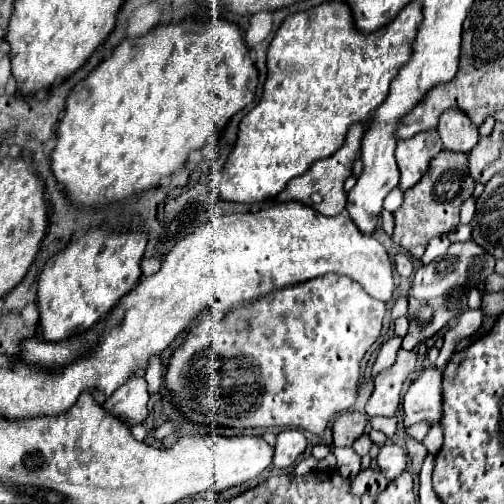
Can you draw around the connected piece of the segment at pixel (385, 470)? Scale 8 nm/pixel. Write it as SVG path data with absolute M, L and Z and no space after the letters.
M388 442L388 444L384 444L384 446L380 448L380 454L378 454L376 462L378 462L378 466L380 466L380 472L382 472L390 482L392 482L394 478L398 478L402 472L406 472L406 468L408 468L406 452L404 452L400 446L392 444L392 442Z

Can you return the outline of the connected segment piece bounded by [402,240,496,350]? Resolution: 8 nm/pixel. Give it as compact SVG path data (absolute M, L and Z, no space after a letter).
M472 240L460 242L460 244L450 244L448 252L428 266L422 266L414 274L414 282L408 294L408 334L404 336L402 348L414 350L420 342L432 338L440 328L456 320L462 312L468 310L466 300L470 294L472 286L482 286L486 284L486 278L494 274L494 256L486 252L482 246L474 244Z

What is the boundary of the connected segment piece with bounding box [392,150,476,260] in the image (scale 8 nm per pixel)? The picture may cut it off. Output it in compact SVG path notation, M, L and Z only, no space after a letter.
M442 150L432 162L428 172L422 176L418 186L404 192L404 202L398 212L394 212L394 234L392 242L406 248L414 260L420 260L428 242L434 236L442 236L452 232L460 224L460 204L468 200L474 192L476 182L468 172L468 156L458 152Z

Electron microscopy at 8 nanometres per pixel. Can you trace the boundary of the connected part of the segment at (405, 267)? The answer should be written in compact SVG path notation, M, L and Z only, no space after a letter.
M398 252L398 254L394 256L394 268L396 268L396 272L398 272L400 276L408 278L408 276L412 274L412 270L414 270L412 258L410 258L408 254L404 254L404 252Z

